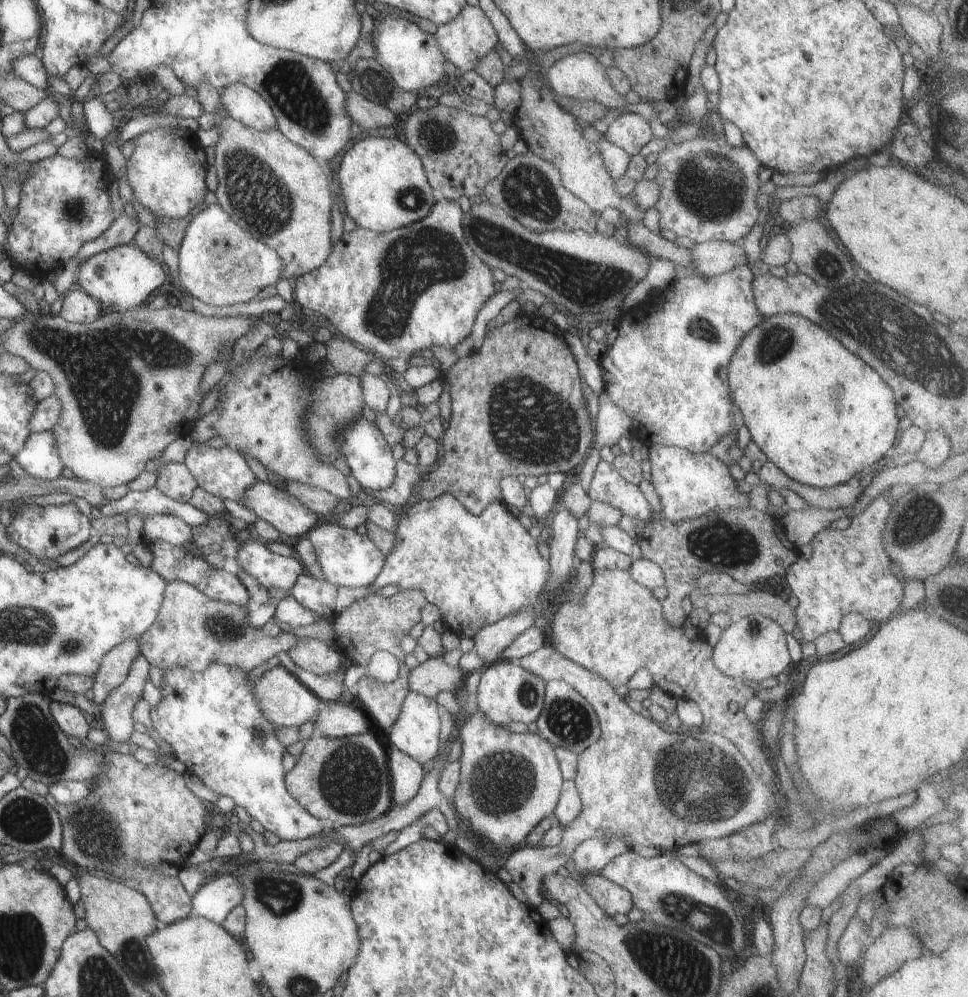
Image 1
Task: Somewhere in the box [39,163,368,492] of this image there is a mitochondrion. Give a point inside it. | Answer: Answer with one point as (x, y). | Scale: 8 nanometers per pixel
(75, 210)

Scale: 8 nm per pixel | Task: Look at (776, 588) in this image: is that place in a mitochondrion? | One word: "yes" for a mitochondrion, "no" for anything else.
no

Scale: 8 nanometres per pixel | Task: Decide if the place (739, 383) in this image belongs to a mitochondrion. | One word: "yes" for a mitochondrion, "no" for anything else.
no

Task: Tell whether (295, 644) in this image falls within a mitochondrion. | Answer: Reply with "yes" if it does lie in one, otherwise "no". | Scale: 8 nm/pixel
no

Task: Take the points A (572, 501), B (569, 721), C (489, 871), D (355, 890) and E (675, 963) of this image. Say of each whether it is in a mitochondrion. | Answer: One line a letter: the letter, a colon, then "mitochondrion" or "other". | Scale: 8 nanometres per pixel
A: other
B: mitochondrion
C: other
D: other
E: mitochondrion

